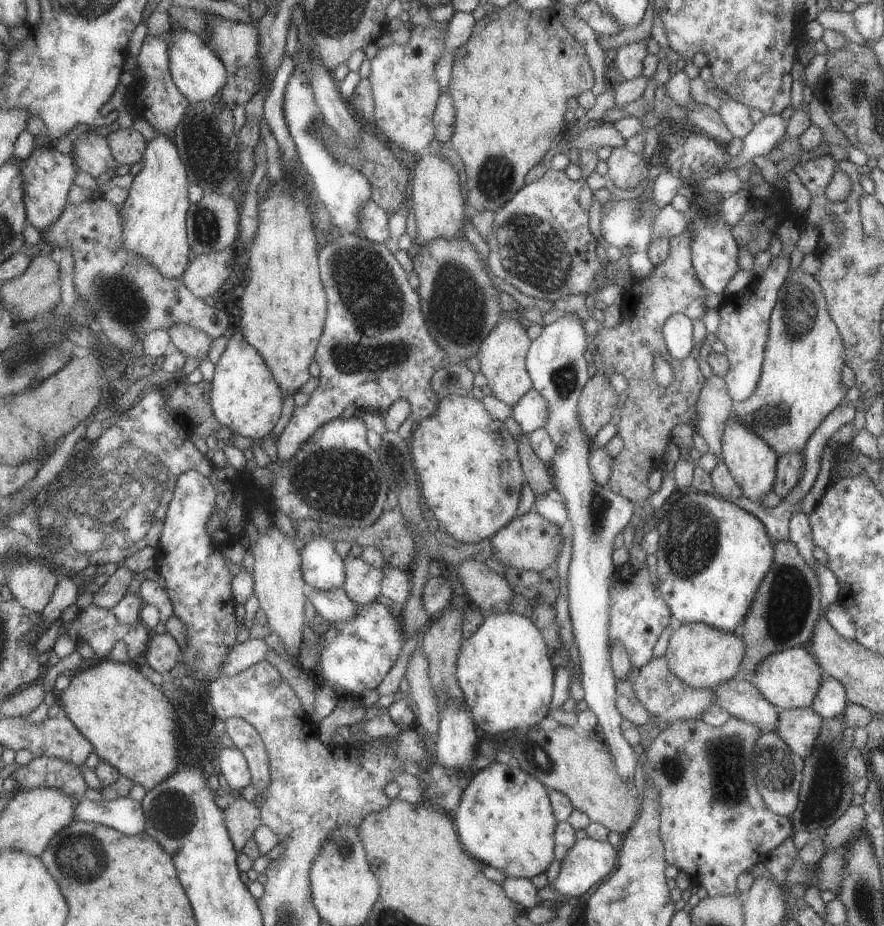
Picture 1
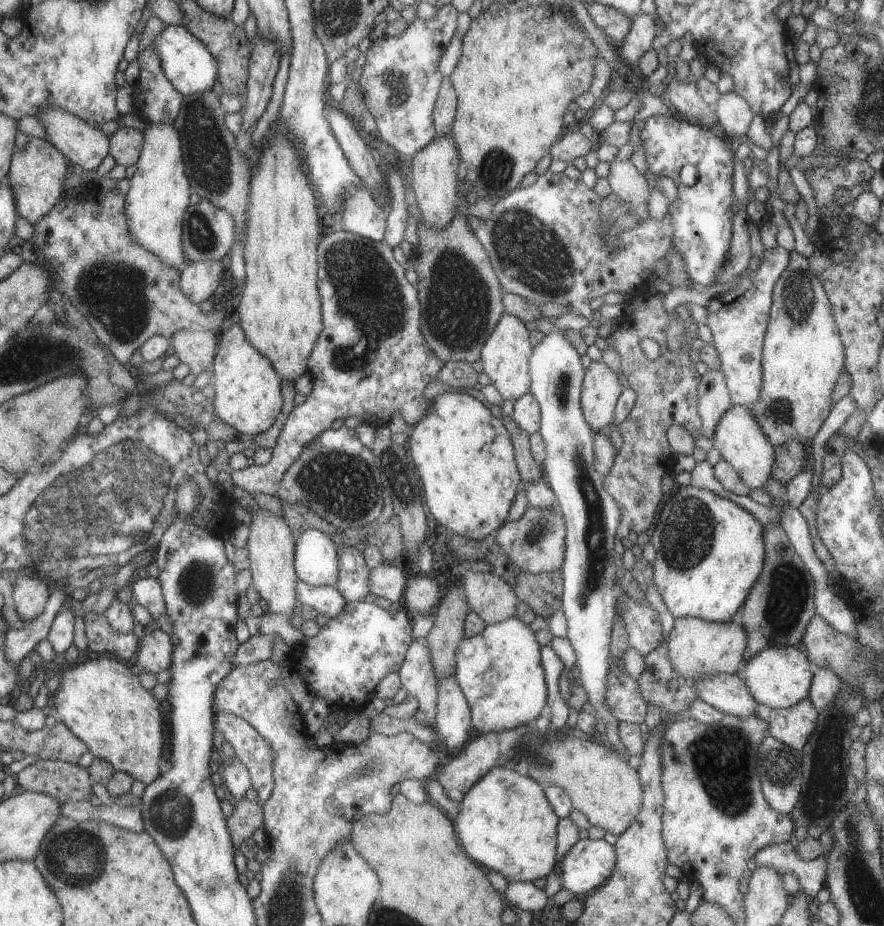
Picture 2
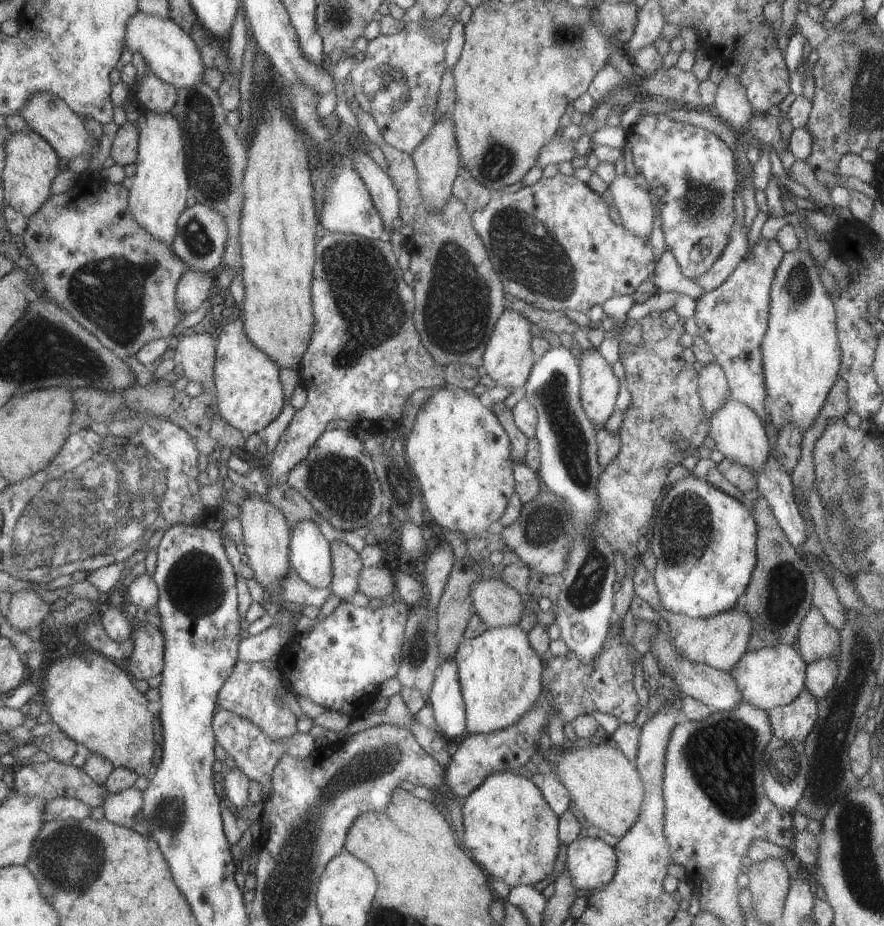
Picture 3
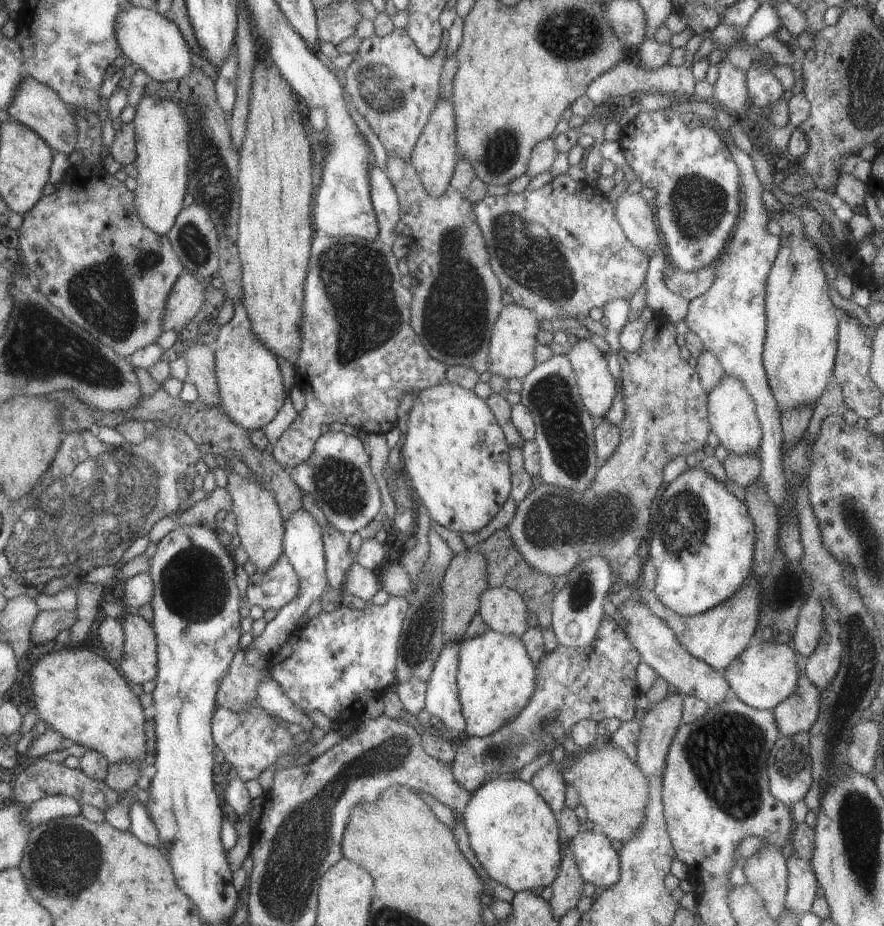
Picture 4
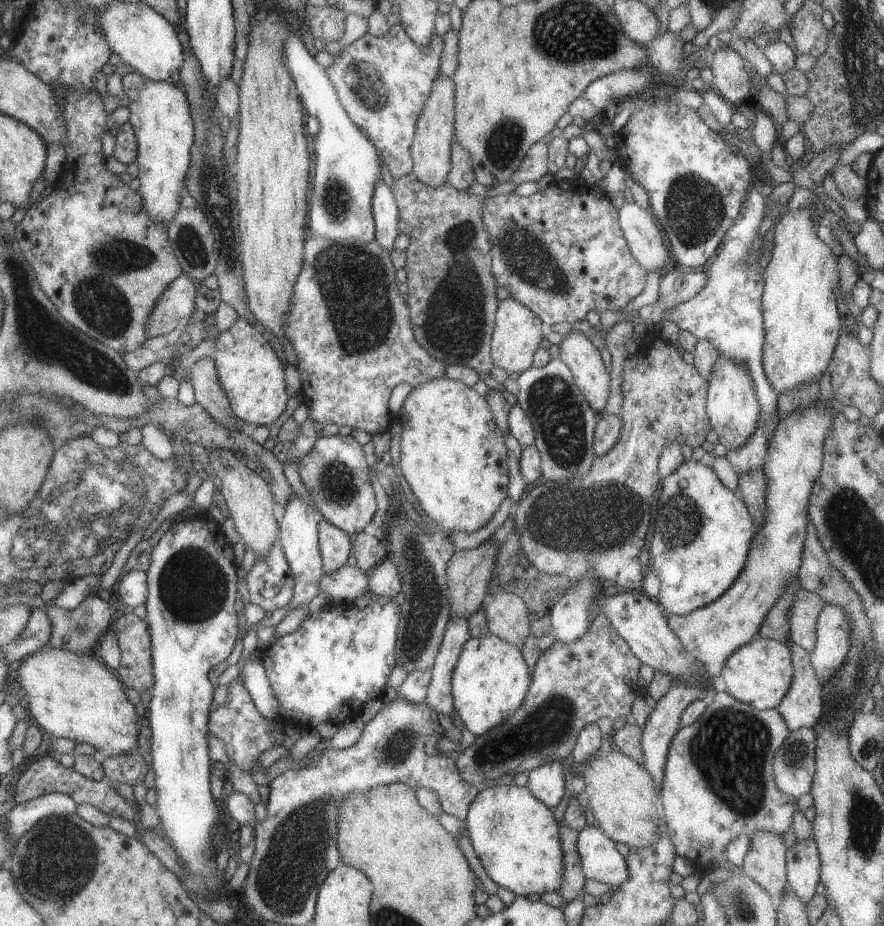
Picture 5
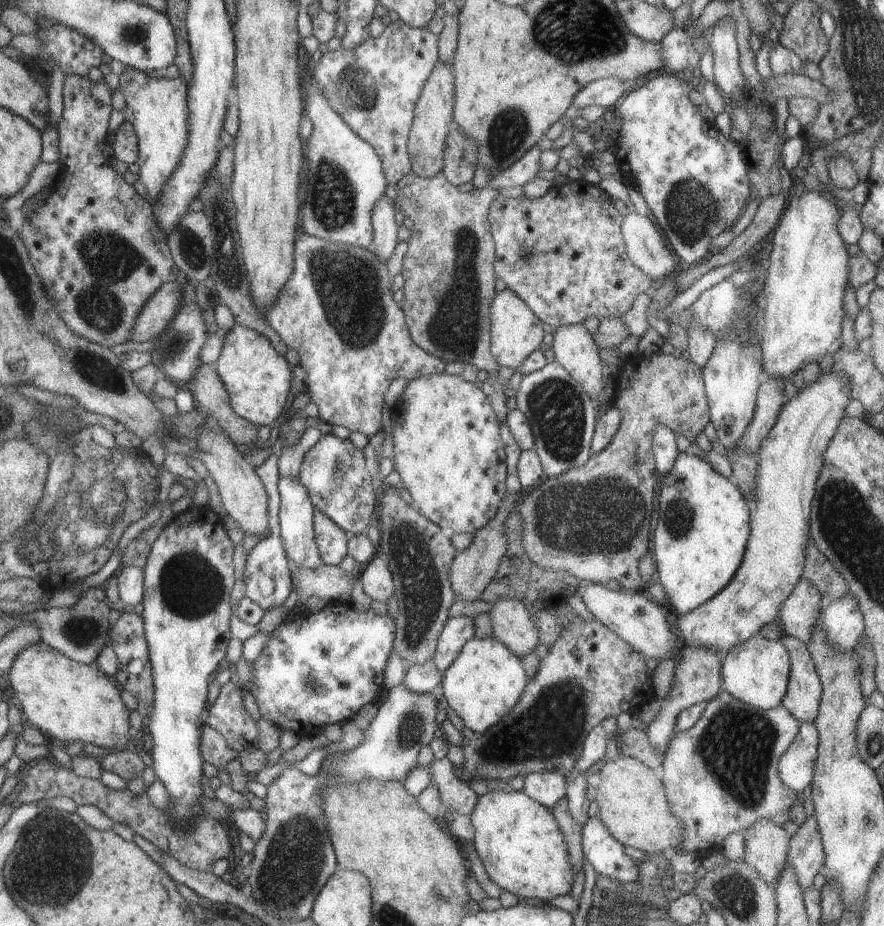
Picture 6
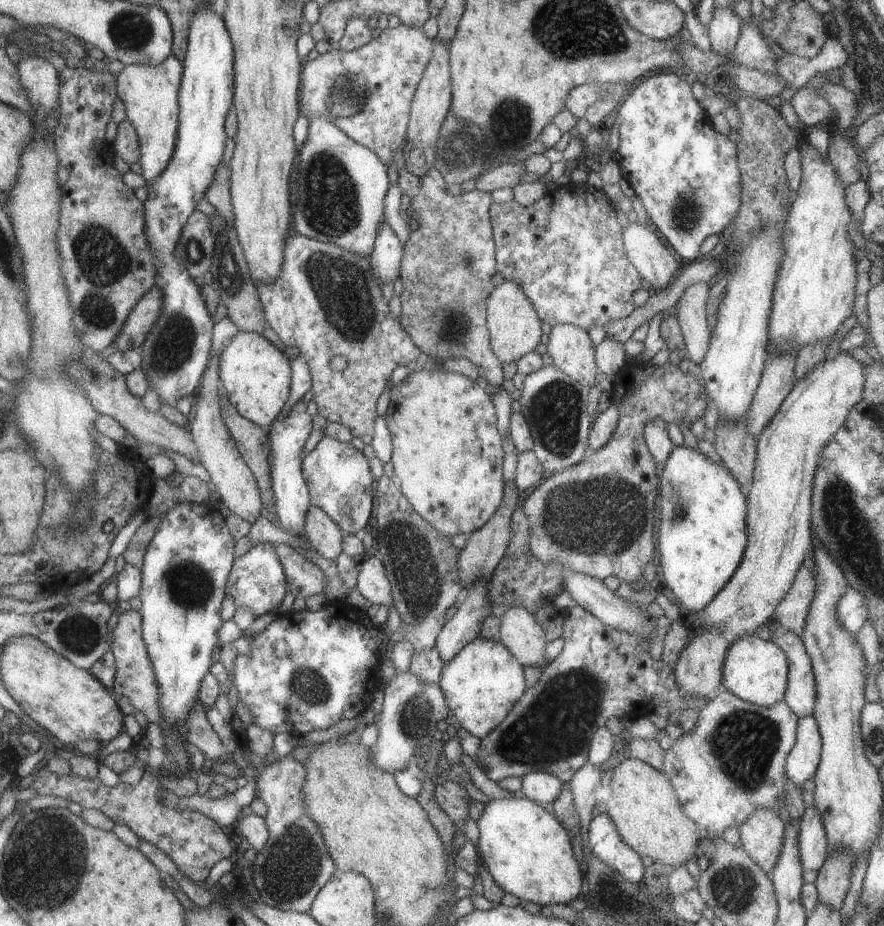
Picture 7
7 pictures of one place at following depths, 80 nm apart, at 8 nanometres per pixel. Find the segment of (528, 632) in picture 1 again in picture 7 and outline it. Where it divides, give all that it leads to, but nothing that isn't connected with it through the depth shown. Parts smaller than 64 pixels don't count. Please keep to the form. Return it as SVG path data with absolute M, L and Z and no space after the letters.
M480 636L443 665L438 685L451 714L477 738L483 738L507 716L527 687L519 661L499 641Z

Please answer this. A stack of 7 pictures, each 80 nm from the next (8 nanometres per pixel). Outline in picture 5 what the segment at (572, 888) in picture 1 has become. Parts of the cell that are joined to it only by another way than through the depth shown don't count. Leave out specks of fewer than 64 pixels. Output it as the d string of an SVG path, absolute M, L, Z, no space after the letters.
M586 824L579 832L576 849L585 878L618 888L628 879L624 857L615 849L615 843L597 824Z

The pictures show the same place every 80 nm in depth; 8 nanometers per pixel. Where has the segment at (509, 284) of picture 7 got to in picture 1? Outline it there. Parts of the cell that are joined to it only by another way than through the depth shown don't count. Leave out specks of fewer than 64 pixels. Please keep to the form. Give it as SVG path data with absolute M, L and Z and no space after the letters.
M502 319L483 339L476 354L480 372L485 376L493 396L512 406L532 388L529 373L526 371L526 352L529 345L527 332L519 320Z

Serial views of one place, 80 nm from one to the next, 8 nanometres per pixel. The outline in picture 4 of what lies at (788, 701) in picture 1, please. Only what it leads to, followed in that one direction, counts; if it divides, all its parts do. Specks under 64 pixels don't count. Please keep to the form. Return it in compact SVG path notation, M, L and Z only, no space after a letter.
M755 638L721 671L734 696L759 710L775 708L793 692L798 679L792 647L771 641L757 641Z

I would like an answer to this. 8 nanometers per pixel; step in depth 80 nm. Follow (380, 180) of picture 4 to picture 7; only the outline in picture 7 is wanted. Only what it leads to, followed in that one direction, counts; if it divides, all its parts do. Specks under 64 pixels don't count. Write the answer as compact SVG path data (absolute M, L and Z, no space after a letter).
M382 221L377 231L373 250L368 256L370 267L381 286L399 277L404 243L401 243L391 228Z

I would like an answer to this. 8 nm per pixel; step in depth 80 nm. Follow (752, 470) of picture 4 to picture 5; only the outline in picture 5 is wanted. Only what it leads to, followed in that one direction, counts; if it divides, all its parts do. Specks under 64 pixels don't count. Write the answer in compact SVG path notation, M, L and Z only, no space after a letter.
M757 421L757 426L751 434L751 438L742 444L742 447L726 452L725 458L730 462L735 473L749 472L761 467L767 454L767 445L770 440L765 432L762 422Z

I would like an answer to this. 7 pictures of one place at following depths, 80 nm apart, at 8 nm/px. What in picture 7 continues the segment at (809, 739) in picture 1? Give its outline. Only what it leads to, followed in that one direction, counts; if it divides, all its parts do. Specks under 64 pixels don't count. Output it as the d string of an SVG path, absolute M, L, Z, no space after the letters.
M773 620L768 627L771 641L784 652L788 664L782 699L796 717L809 716L815 700L815 681L801 637Z

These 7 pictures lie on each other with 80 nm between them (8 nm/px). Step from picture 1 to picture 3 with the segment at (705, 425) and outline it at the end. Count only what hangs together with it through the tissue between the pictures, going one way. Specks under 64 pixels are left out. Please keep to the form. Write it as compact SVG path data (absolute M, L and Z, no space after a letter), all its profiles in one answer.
M716 362L701 364L698 371L698 395L709 420L711 413L719 408L719 405L723 404L723 399L729 395L723 369Z

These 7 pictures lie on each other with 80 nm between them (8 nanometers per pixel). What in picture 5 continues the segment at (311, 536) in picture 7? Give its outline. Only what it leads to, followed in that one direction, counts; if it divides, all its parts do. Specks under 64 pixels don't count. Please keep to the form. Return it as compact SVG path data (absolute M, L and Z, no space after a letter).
M323 517L318 518L317 528L322 569L325 573L330 573L346 564L351 554L349 537Z

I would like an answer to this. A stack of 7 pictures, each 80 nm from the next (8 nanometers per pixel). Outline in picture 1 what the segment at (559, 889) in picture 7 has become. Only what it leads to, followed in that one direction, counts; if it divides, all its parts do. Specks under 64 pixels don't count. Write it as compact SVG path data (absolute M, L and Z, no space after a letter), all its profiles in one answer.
M493 762L479 769L450 817L464 851L479 865L492 866L505 877L530 879L545 872L554 858L557 820L546 788L518 766Z

